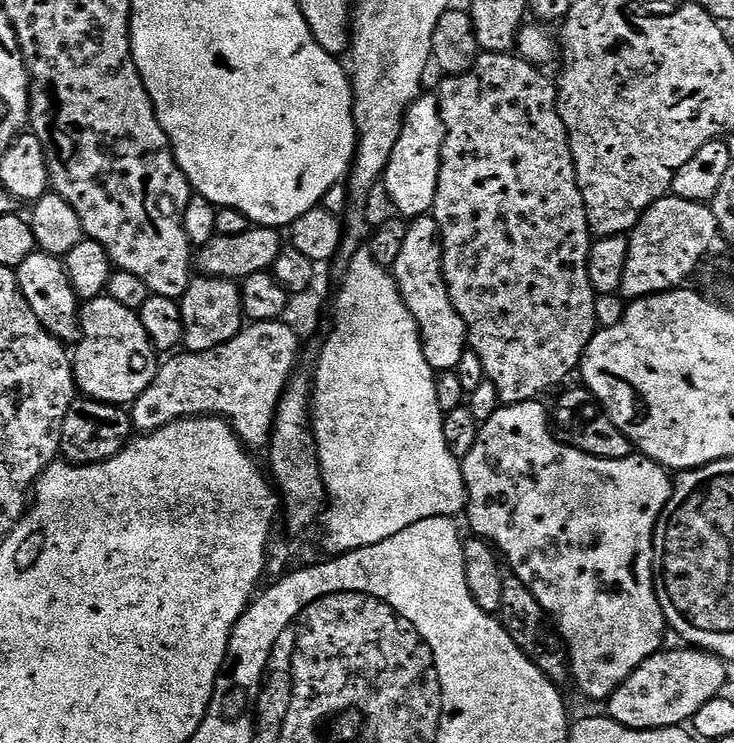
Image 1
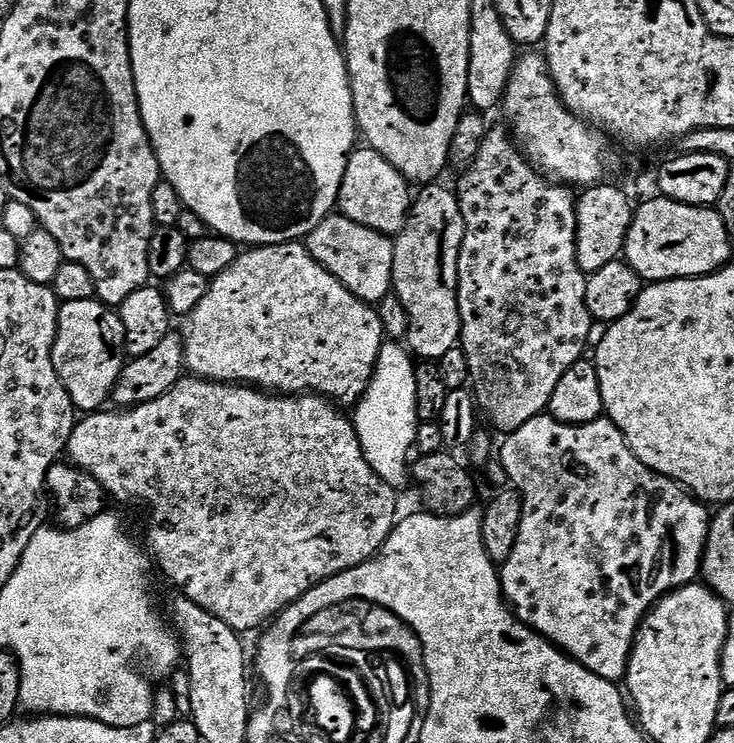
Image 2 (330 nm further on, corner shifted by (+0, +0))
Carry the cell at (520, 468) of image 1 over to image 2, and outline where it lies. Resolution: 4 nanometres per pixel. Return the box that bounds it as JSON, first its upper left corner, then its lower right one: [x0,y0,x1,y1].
[499,414,710,682]

